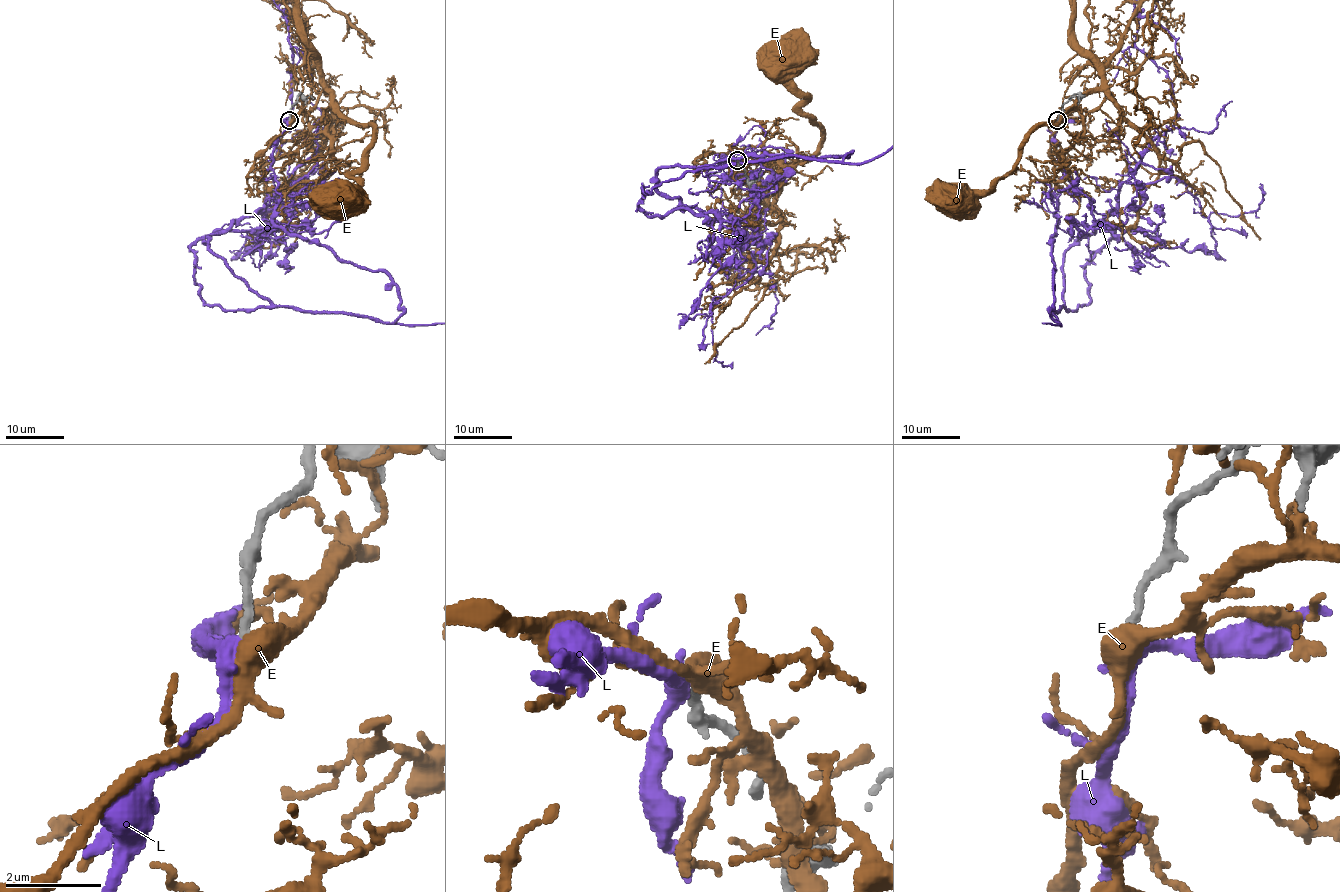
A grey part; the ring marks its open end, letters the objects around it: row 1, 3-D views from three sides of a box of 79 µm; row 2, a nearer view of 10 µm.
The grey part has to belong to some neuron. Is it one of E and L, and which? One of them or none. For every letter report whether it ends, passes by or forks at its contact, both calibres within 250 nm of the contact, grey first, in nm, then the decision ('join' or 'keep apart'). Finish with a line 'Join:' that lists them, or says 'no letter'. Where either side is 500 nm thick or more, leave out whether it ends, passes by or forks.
E: it passes by; 180 nm thick on the grey side, 480 nm on the other; keep apart
L: it passes by; 180 nm thick on the grey side, 320 nm on the other; join
Join: L

